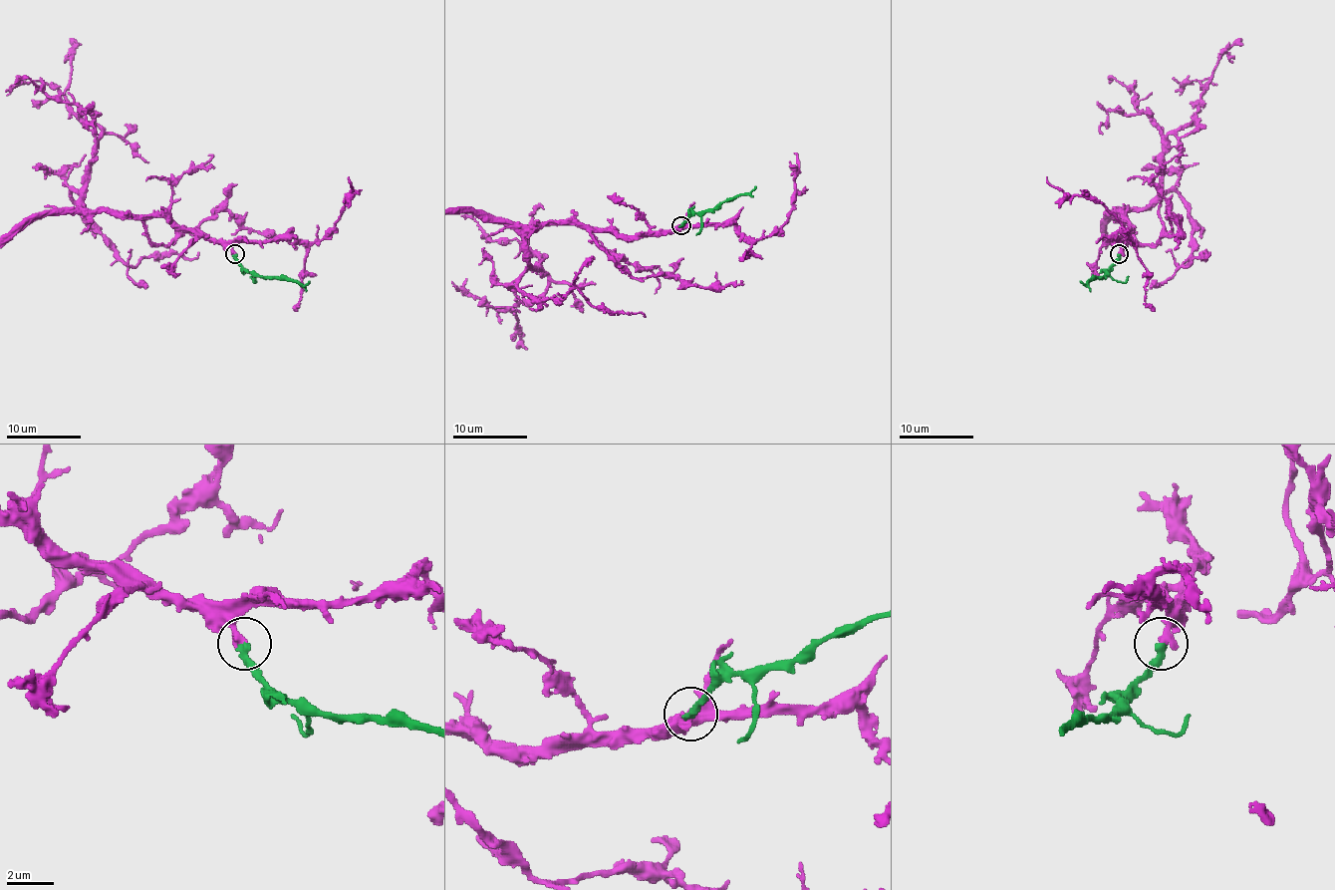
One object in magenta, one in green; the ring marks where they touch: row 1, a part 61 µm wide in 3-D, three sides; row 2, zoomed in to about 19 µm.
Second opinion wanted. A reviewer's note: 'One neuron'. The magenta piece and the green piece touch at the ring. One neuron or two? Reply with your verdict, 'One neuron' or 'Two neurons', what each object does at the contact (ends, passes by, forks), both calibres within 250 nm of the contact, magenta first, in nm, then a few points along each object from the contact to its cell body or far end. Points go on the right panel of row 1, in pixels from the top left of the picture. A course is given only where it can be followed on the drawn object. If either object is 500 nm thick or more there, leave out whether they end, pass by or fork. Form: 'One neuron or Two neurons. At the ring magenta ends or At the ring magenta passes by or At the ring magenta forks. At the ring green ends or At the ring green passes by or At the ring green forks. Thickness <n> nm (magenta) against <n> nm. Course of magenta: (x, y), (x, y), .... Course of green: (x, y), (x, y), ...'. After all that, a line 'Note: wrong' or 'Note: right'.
One neuron. At the ring magenta ends. At the ring green ends. Thickness 360 nm (magenta) against 320 nm. Course of green: (1119, 253), (1119, 259), (1107, 272), (1093, 278), (1085, 285), (1080, 281)
Note: right

